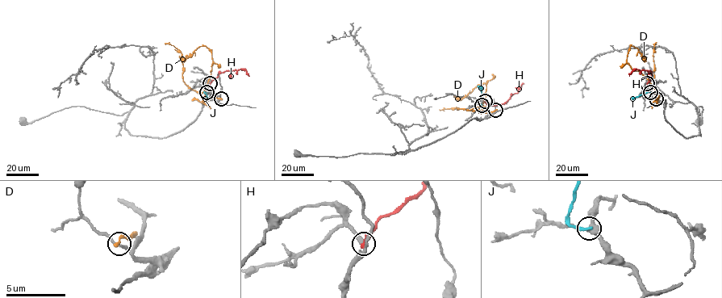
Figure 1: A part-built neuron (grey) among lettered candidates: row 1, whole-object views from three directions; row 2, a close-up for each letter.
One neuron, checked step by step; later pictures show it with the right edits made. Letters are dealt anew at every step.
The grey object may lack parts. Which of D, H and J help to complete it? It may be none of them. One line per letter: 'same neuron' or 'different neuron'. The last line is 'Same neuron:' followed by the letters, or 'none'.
D: different neuron
H: different neuron
J: different neuron
Same neuron: none

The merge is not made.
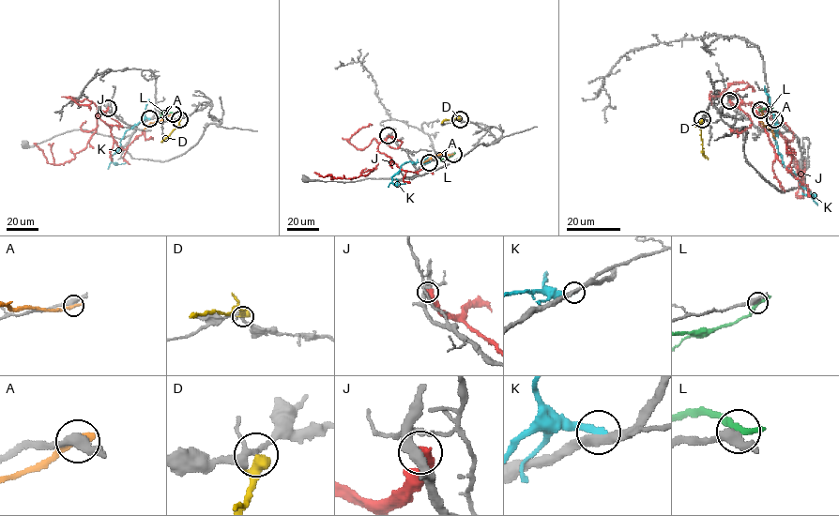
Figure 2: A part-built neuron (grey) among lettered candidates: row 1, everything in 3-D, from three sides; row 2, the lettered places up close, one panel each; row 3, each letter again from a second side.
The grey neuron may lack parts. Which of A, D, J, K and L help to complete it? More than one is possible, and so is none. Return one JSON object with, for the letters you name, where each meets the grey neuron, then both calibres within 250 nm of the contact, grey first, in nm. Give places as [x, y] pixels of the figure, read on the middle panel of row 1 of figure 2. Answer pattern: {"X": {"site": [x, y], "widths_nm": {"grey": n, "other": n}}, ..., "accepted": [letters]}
{"accepted": []}

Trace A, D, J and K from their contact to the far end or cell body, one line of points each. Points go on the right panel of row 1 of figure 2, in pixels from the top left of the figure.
A: (761, 111), (761, 121), (775, 138)
D: (702, 119), (699, 126), (702, 154), (708, 159)
J: (729, 100), (736, 106), (760, 108), (769, 116), (790, 147), (801, 198), (797, 193), (800, 174), (792, 160)
K: (775, 119), (773, 138), (783, 164), (811, 194)

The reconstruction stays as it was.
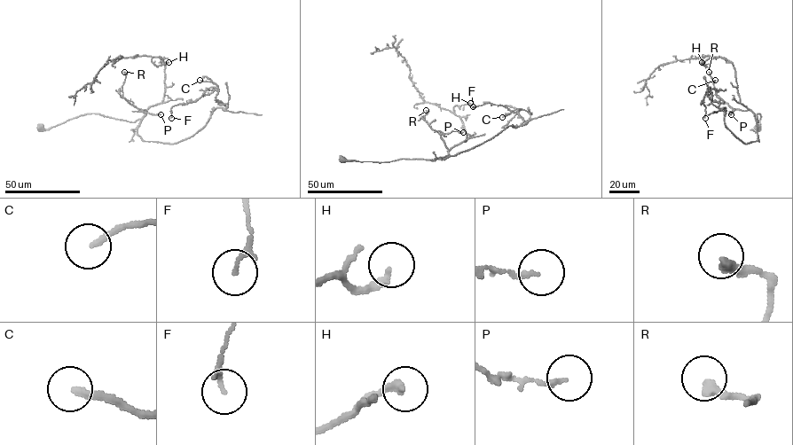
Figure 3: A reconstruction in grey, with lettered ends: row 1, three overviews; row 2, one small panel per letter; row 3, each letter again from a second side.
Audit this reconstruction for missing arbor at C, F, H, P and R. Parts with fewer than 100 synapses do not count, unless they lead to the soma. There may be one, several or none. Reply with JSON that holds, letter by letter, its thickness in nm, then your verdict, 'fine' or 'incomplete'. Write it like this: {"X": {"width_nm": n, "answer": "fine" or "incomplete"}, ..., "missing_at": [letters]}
{"C": {"width_nm": 190, "answer": "fine"}, "F": {"width_nm": 140, "answer": "fine"}, "H": {"width_nm": 240, "answer": "fine"}, "P": {"width_nm": 150, "answer": "fine"}, "R": {"width_nm": 320, "answer": "fine"}, "missing_at": []}

